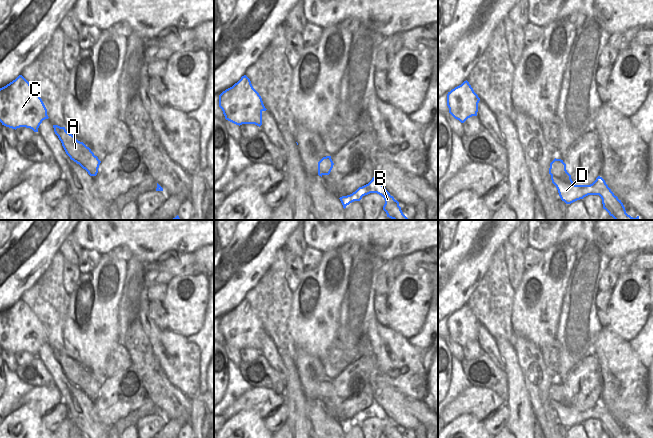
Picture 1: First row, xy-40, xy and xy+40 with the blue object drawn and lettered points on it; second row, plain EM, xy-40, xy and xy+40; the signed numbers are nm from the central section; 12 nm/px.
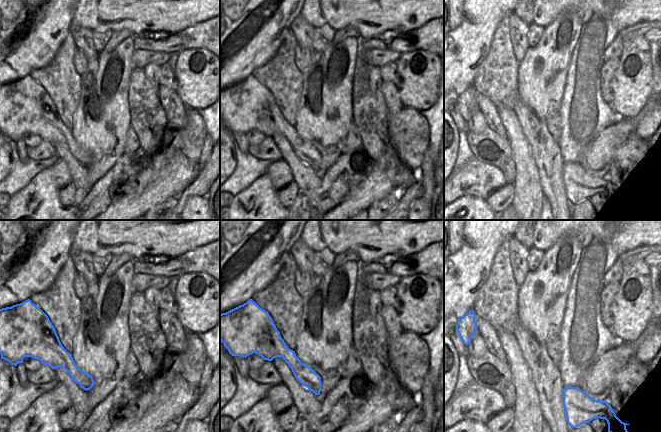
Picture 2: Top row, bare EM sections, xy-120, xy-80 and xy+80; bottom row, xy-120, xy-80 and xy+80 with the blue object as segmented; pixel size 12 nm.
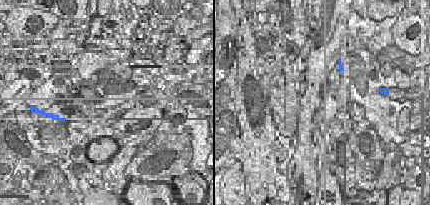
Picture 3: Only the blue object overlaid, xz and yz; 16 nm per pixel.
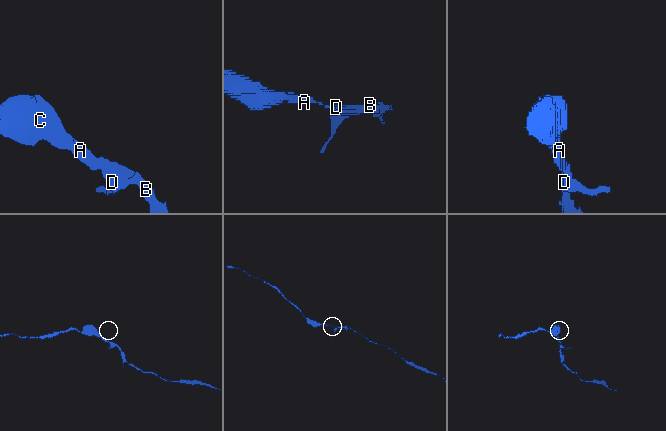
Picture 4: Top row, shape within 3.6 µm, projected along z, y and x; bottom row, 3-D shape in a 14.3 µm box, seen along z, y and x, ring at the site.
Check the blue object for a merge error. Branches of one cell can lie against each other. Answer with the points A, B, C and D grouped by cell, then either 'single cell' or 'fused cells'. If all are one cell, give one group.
groups A B C D; single cell

